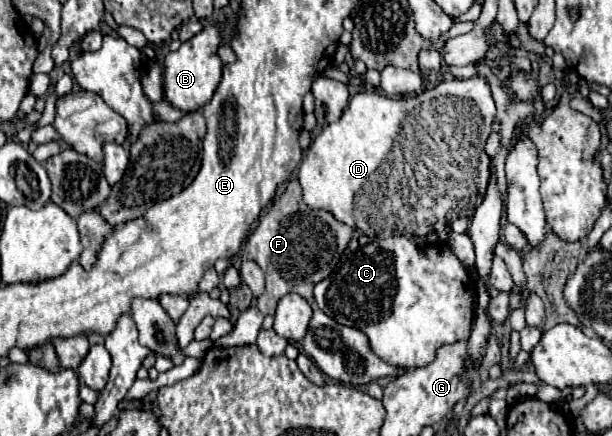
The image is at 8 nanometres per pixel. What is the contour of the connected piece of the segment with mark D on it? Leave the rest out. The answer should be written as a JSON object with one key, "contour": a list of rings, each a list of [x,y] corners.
{"contour":[[[484,77],[440,81],[436,87],[426,89],[422,95],[414,95],[414,97],[392,99],[392,97],[384,97],[384,95],[378,95],[378,93],[356,93],[350,99],[344,115],[336,123],[330,123],[328,127],[324,127],[314,137],[310,149],[304,153],[304,159],[302,159],[300,169],[298,169],[298,179],[300,179],[302,191],[304,191],[304,203],[312,209],[324,209],[324,211],[332,213],[340,223],[352,227],[360,235],[384,237],[384,239],[386,237],[398,237],[398,235],[424,237],[424,235],[428,235],[436,229],[444,231],[458,217],[472,219],[472,215],[478,207],[478,195],[484,199],[484,191],[486,191],[488,179],[490,179],[490,159],[488,159],[488,153],[484,151],[484,143],[488,141],[488,135],[492,133],[494,121],[496,121],[496,107],[494,107],[494,99],[492,99],[492,93],[490,93],[490,85],[486,83]]]}

